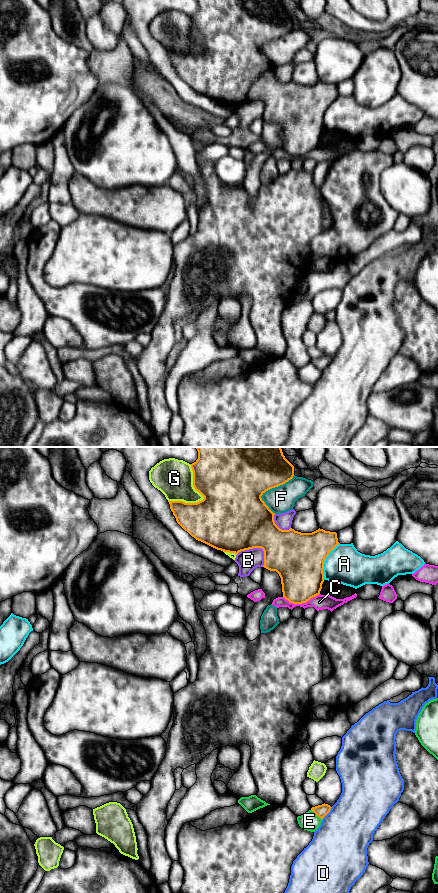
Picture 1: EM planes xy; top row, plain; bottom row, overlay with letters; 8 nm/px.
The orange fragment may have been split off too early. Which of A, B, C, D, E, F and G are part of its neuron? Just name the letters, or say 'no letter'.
no letter

